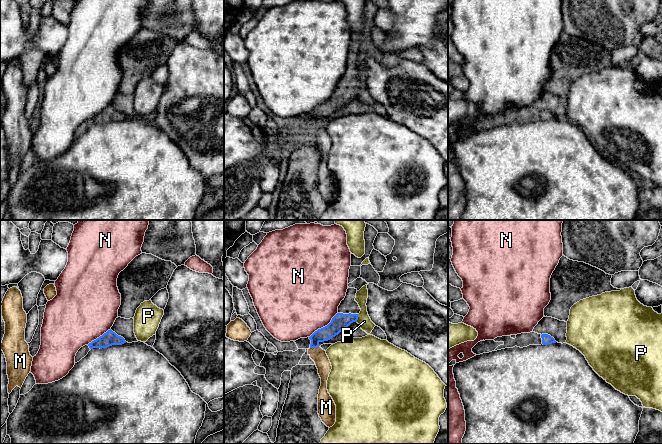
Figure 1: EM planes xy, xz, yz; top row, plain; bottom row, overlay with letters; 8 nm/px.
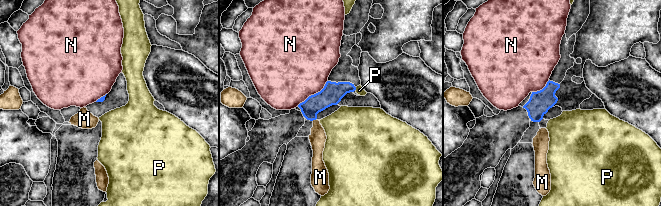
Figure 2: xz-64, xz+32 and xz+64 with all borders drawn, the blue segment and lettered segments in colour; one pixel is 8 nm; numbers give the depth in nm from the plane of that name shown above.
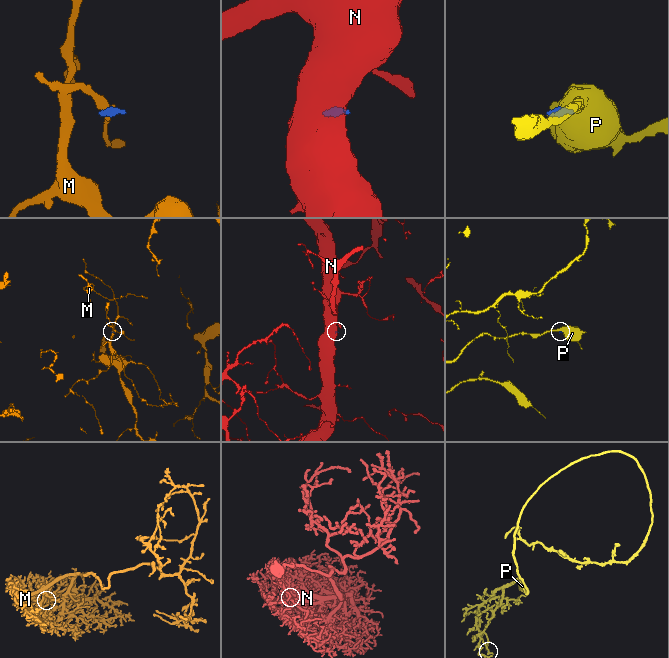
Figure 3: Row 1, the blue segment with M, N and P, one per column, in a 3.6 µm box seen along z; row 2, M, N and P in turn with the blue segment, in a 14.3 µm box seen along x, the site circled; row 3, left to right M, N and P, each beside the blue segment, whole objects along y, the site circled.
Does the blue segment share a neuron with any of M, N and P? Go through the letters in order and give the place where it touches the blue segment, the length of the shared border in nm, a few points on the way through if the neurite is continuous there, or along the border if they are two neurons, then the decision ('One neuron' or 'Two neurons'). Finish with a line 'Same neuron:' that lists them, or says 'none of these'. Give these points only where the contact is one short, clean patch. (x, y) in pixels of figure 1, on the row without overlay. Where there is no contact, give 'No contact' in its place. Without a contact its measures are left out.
M: Touches blue at xz (314, 123). Shared border 70 nm. Boundary: xz (318, 122), (310, 124). Two neurons
N: Touches blue at xz (325, 102). Shared border 300 nm. Boundary: xz (337, 88), (326, 101), (318, 104), (309, 113). Two neurons
P: Touches blue at xz (357, 94). Shared border 70 nm. Boundary: xz (358, 90), (356, 97). Two neurons
Same neuron: none of these

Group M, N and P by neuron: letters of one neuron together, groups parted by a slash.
M / N / P

